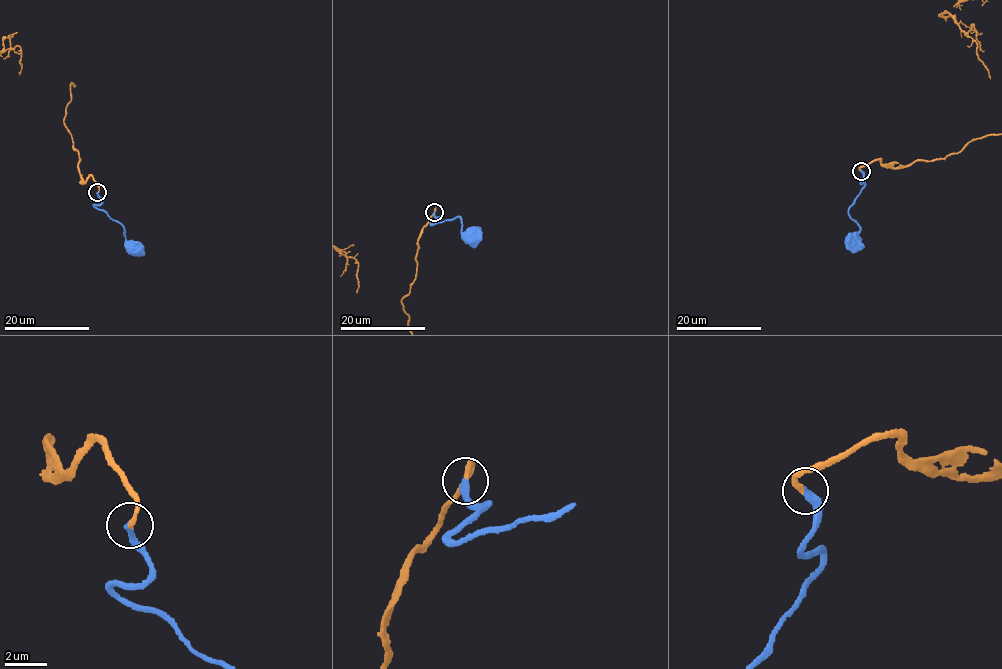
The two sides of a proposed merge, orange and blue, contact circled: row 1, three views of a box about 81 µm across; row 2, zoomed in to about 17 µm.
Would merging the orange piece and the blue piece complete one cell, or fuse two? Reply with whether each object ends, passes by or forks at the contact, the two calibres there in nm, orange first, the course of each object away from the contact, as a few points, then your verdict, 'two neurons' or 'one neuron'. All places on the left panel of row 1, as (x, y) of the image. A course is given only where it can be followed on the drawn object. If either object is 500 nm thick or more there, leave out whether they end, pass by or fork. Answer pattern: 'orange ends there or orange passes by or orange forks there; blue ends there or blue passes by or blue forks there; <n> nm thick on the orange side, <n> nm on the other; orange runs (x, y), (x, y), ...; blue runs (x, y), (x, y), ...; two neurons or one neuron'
orange ends there; blue ends there; 240 nm thick on the orange side, 320 nm on the other; blue runs (98, 193), (102, 202), (94, 206), (117, 220), (133, 247); one neuron

